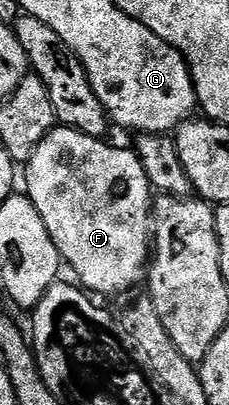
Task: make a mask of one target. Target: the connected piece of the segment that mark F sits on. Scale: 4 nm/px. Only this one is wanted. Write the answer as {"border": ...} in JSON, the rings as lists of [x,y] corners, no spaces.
{"border":[[[54,126],[47,137],[43,137],[23,171],[24,190],[35,209],[39,209],[39,217],[43,217],[47,233],[51,233],[51,241],[55,241],[68,270],[70,267],[81,278],[80,286],[94,296],[117,295],[140,275],[142,278],[151,255],[151,212],[155,202],[136,150],[124,151],[105,142],[104,138],[84,135],[73,127]]]}

